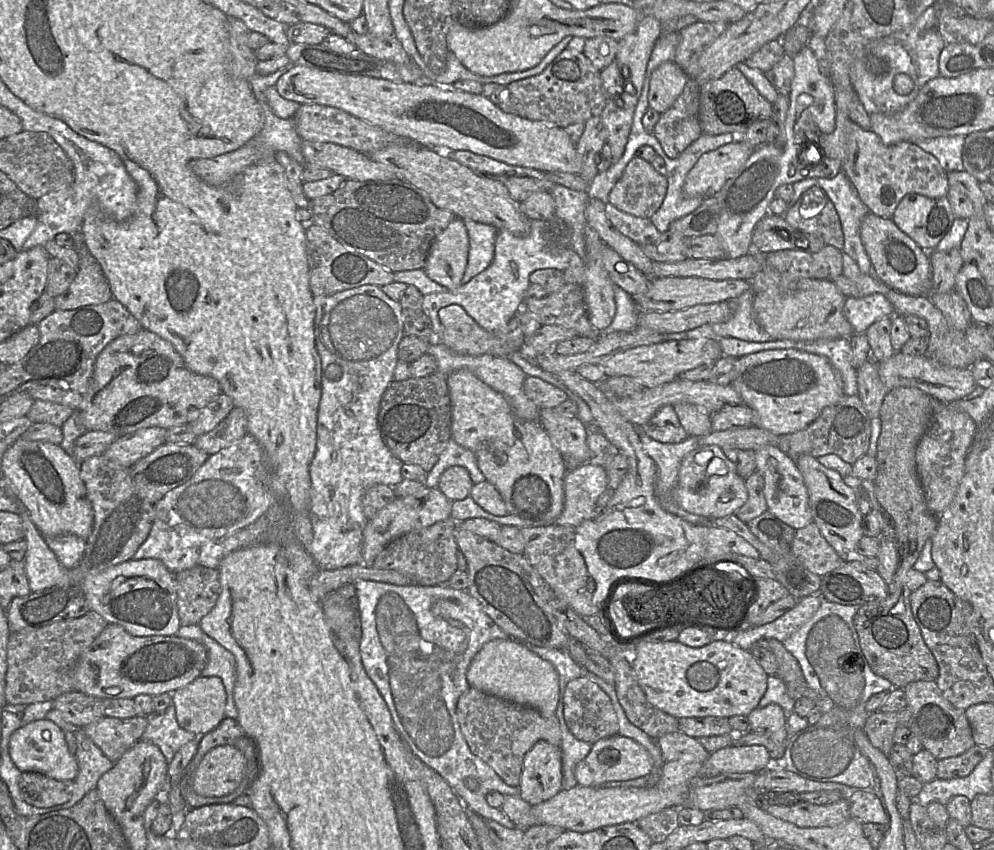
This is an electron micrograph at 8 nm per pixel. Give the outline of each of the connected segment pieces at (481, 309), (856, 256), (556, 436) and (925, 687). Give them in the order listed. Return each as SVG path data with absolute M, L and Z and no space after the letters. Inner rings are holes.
M531 220L527 237L517 237L505 229L497 230L495 254L487 269L458 289L423 296L423 312L431 321L433 339L439 340L443 332L438 311L448 305L458 305L484 330L492 334L507 333L509 321L524 306L531 274L539 269L551 268L563 272L570 261L570 254L553 255L546 250L544 230L546 221Z
M844 172L832 178L815 179L833 202L840 217L844 235L843 252L856 261L862 273L877 277L861 238L861 223L870 210Z
M556 408L539 410L539 422L564 457L567 470L589 463L588 428L578 417L563 415Z
M914 681L907 684L904 691L907 707L912 713L910 730L920 739L924 749L928 750L937 760L959 756L975 745L965 710L954 707L946 700L936 681Z

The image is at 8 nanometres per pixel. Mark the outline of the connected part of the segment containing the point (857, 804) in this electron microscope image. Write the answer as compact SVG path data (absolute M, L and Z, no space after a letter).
M859 789L846 797L852 818L862 823L888 824L887 813L879 797L870 789Z

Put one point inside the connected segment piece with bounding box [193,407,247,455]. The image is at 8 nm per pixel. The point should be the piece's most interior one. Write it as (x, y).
(233, 427)

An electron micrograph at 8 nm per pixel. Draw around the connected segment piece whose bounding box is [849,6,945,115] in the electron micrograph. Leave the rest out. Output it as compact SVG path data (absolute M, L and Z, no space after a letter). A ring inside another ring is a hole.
M934 6L928 7L915 23L894 34L882 38L872 44L861 59L857 59L850 66L850 80L853 88L869 115L895 114L905 108L919 93L920 89L930 80L939 77L939 55L945 46L944 39L937 28L937 17ZM898 74L908 75L913 83L912 90L907 94L899 94L894 90L893 81Z

